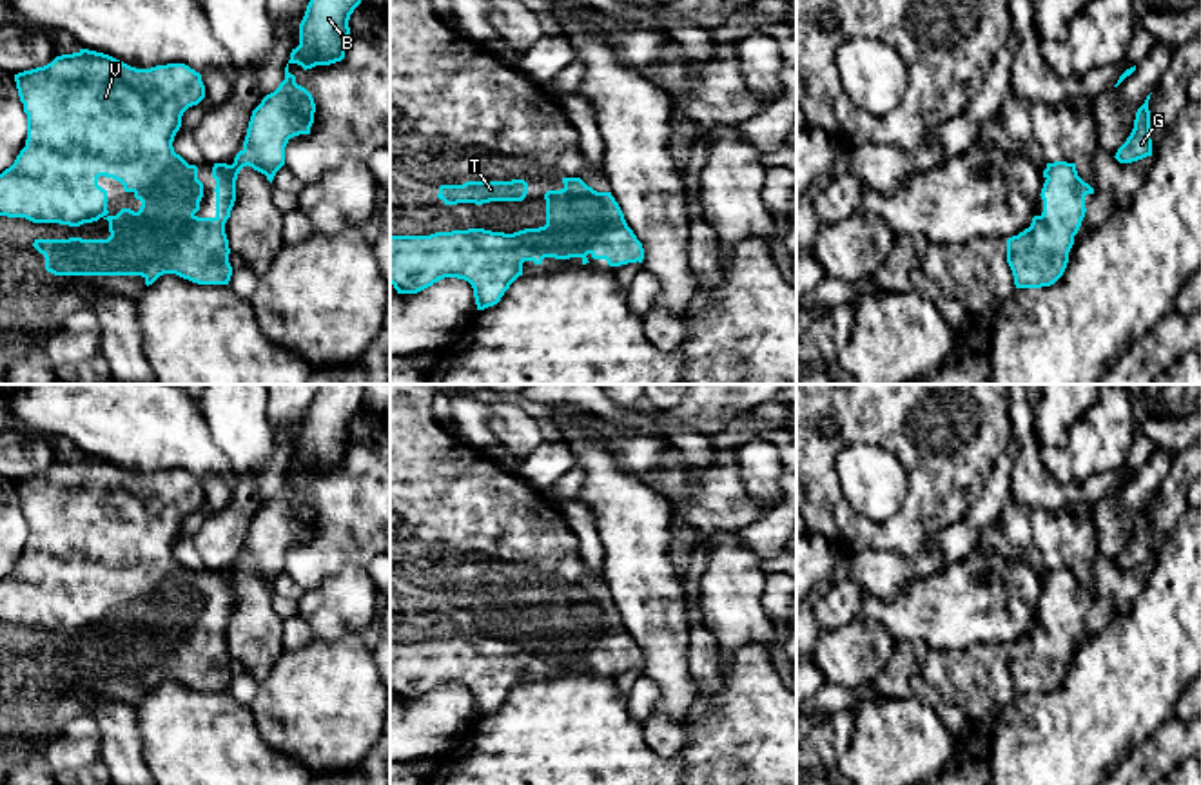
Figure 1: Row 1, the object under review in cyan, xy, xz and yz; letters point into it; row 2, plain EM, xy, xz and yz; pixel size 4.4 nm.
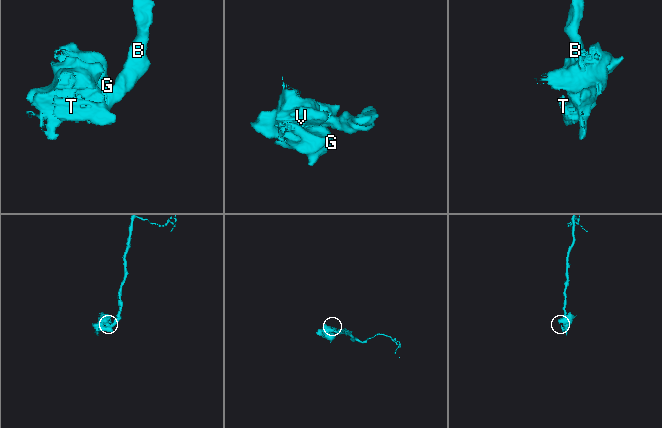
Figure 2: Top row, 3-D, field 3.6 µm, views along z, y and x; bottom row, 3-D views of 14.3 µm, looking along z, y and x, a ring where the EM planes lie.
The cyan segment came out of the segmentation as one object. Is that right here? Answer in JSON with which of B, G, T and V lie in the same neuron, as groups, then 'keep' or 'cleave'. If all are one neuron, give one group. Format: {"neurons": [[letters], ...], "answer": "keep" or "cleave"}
{"neurons": [["B", "G", "T", "V"]], "answer": "keep"}

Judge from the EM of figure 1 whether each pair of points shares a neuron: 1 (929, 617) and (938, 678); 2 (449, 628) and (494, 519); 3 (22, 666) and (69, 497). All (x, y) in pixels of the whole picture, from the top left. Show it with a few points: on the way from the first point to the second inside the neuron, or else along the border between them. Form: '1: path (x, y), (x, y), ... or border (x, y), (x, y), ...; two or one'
1: border (931, 648), (946, 651); two
2: path (476, 600), (476, 546); one
3: path (42, 624), (55, 581), (69, 552), (69, 539); one

